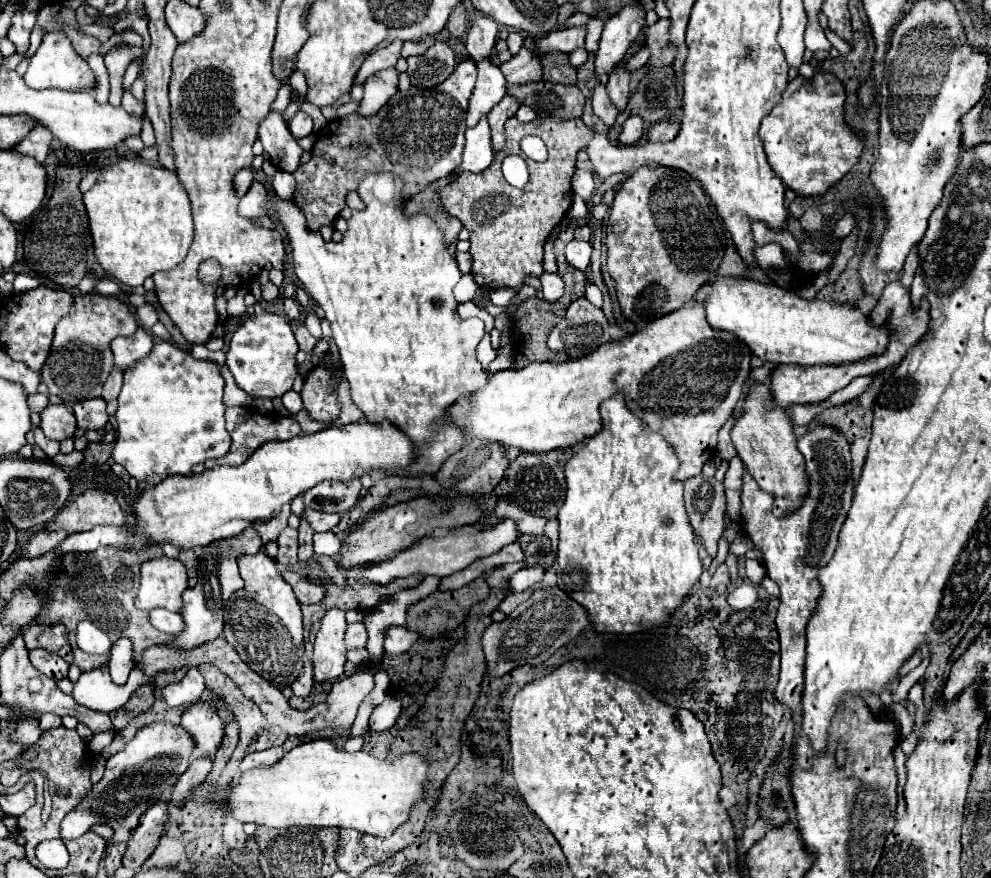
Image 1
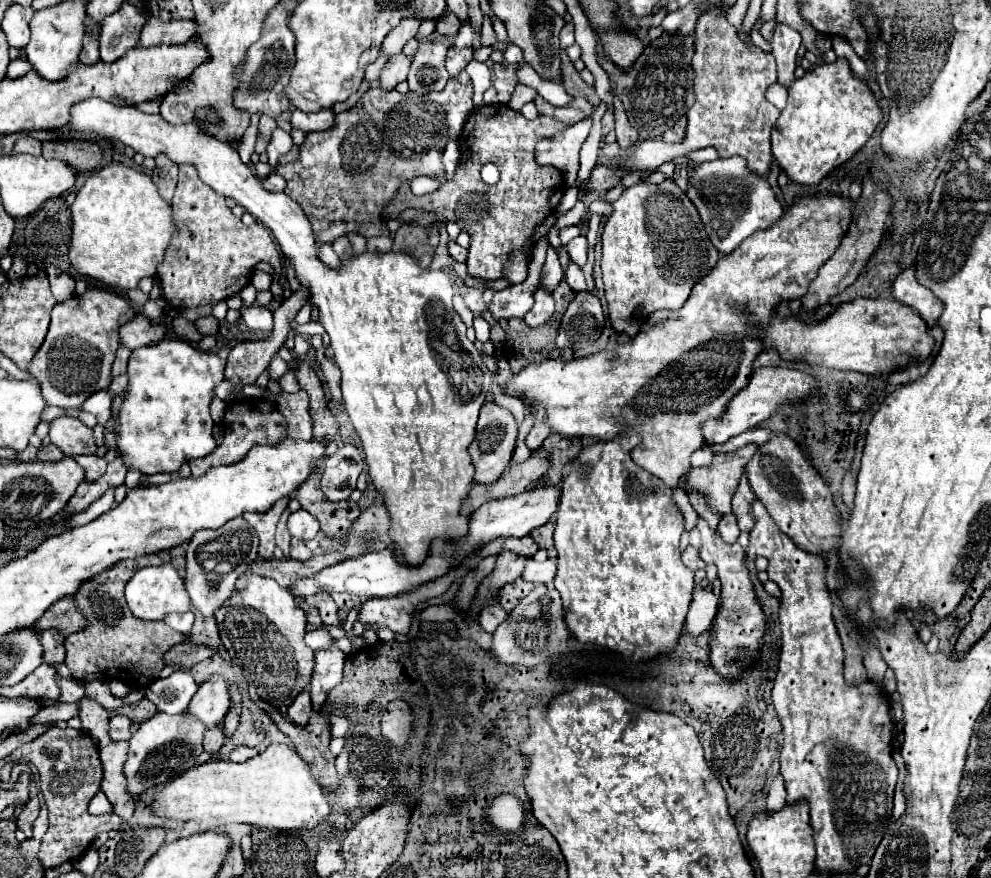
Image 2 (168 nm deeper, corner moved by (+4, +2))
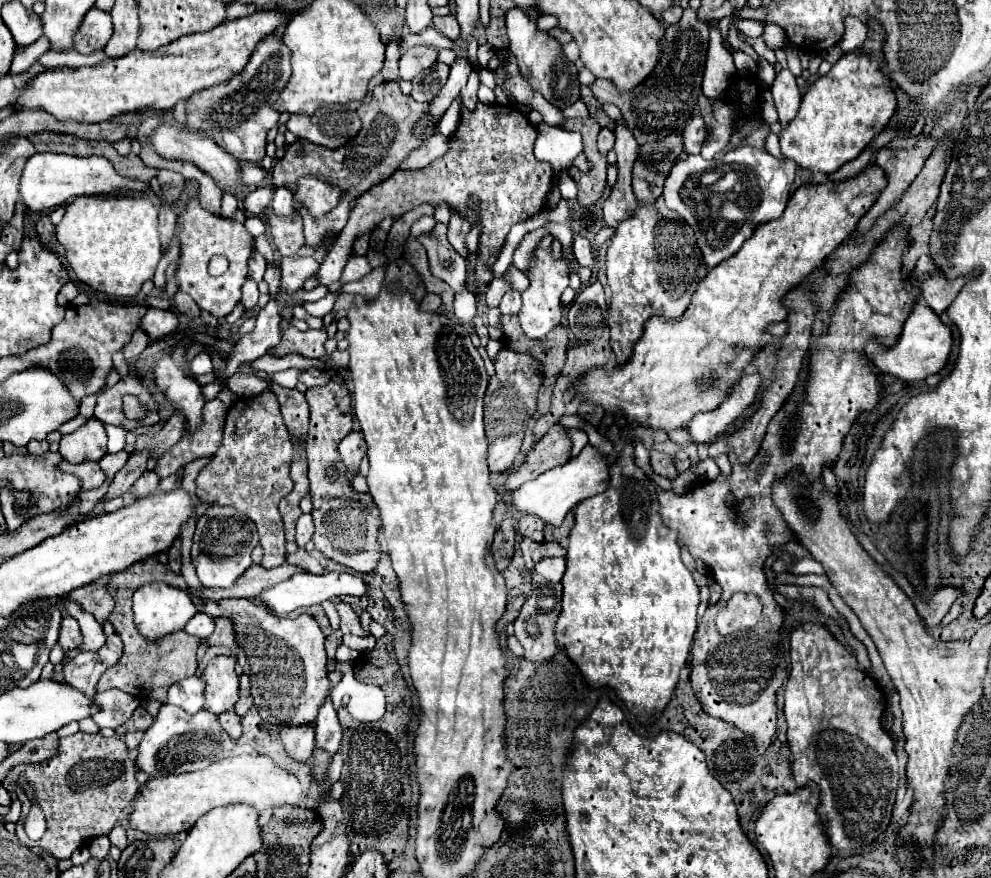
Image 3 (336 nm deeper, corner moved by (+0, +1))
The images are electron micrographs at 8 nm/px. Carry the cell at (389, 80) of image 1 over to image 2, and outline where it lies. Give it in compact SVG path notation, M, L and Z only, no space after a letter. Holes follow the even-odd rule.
M398 54L398 56L392 56L382 74L380 74L380 88L382 90L394 90L396 84L400 84L402 80L406 80L408 76L408 68L410 68L410 58L406 58L404 54Z

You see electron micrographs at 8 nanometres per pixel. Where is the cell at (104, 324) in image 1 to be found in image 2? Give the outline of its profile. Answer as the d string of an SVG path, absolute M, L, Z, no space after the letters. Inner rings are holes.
M88 288L84 294L56 304L46 340L28 368L40 382L44 400L60 408L80 408L90 394L108 388L112 382L112 360L120 346L118 328L134 316L134 308L122 296L104 288Z

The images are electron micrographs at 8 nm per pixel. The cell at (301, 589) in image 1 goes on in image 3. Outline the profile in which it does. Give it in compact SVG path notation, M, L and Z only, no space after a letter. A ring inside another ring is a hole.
M334 601L336 605L336 611L340 613L340 631L342 633L352 633L352 635L358 635L358 637L368 637L370 633L366 633L360 625L360 617L358 613L344 601Z

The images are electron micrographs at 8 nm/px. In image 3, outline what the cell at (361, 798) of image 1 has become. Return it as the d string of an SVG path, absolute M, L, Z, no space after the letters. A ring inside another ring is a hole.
M240 755L212 763L202 771L148 779L136 795L136 803L130 811L130 827L150 835L176 835L180 831L190 831L202 815L220 805L244 801L262 813L268 807L298 805L300 797L302 787L298 779L278 767L270 757Z

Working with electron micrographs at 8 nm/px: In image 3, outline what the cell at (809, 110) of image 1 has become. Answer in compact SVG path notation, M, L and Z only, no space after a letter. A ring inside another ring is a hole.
M870 19L868 39L860 49L860 57L856 51L842 55L830 73L808 89L798 115L780 133L780 147L786 159L796 161L804 169L834 173L844 163L856 159L878 131L890 123L896 111L896 93L892 89L892 79L882 73L884 39L886 33L882 25Z

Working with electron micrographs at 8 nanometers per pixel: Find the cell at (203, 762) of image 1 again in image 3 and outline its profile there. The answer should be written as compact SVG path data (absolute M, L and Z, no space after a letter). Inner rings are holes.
M226 711L226 713L218 715L218 721L220 721L222 729L226 729L232 739L240 739L242 725L240 725L240 717L234 711Z

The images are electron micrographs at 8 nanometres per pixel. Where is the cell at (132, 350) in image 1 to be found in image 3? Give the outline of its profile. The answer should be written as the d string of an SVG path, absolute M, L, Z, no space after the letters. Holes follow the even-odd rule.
M148 309L148 313L142 317L142 325L150 339L162 339L178 329L178 317L172 311Z

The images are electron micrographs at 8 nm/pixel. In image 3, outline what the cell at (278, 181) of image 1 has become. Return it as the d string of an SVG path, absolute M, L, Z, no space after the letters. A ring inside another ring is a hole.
M258 187L252 193L248 193L244 197L244 201L242 201L242 207L244 207L246 215L260 217L264 213L264 209L268 207L272 195L274 195L274 189L272 187Z

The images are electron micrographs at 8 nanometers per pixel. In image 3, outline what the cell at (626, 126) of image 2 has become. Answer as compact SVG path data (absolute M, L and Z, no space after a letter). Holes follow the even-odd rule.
M640 161L634 163L634 171L632 171L632 187L634 187L634 195L638 201L642 203L652 203L658 197L662 197L662 187L664 187L664 175L652 173L648 171Z

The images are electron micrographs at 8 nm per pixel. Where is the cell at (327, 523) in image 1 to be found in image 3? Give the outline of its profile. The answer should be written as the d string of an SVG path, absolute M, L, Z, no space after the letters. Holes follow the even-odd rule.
M302 515L296 523L296 543L298 547L304 547L314 533L314 523L312 523L312 515Z

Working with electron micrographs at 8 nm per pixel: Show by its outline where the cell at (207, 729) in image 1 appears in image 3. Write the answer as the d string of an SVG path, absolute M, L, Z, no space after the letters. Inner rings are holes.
M218 655L208 661L202 679L208 683L206 687L206 709L220 715L224 711L232 711L238 701L238 673L236 659L228 655Z

